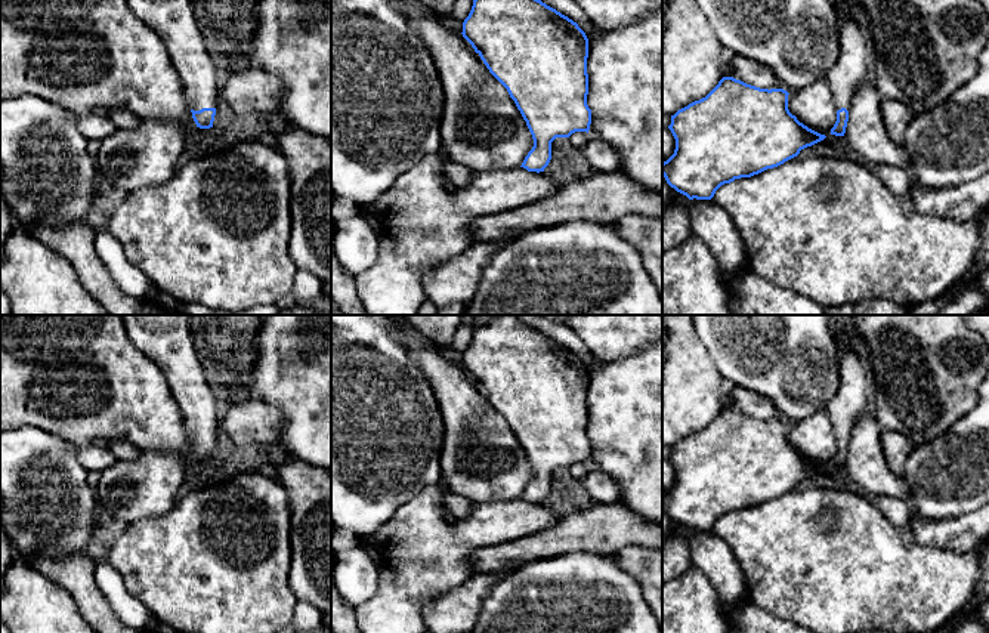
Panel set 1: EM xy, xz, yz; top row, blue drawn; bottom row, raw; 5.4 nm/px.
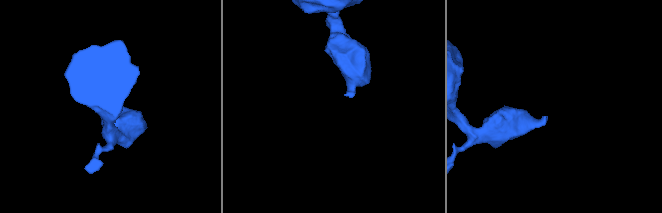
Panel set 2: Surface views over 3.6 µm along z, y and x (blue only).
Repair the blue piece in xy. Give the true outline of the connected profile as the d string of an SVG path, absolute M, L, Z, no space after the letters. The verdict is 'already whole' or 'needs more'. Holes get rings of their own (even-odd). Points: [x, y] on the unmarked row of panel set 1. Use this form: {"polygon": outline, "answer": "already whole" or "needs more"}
{"polygon": "M189 315L121 318L130 342L166 376L197 458L213 458L219 435L217 402L204 374L204 356L192 342Z", "answer": "needs more"}

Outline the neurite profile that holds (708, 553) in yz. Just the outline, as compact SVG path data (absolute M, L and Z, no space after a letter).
M689 531L686 535L692 565L714 586L723 612L750 599L747 581L727 543L713 531Z

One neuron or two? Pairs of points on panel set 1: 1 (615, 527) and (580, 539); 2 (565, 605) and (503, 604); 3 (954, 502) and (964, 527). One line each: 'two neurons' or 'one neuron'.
1: one neuron
2: one neuron
3: two neurons

